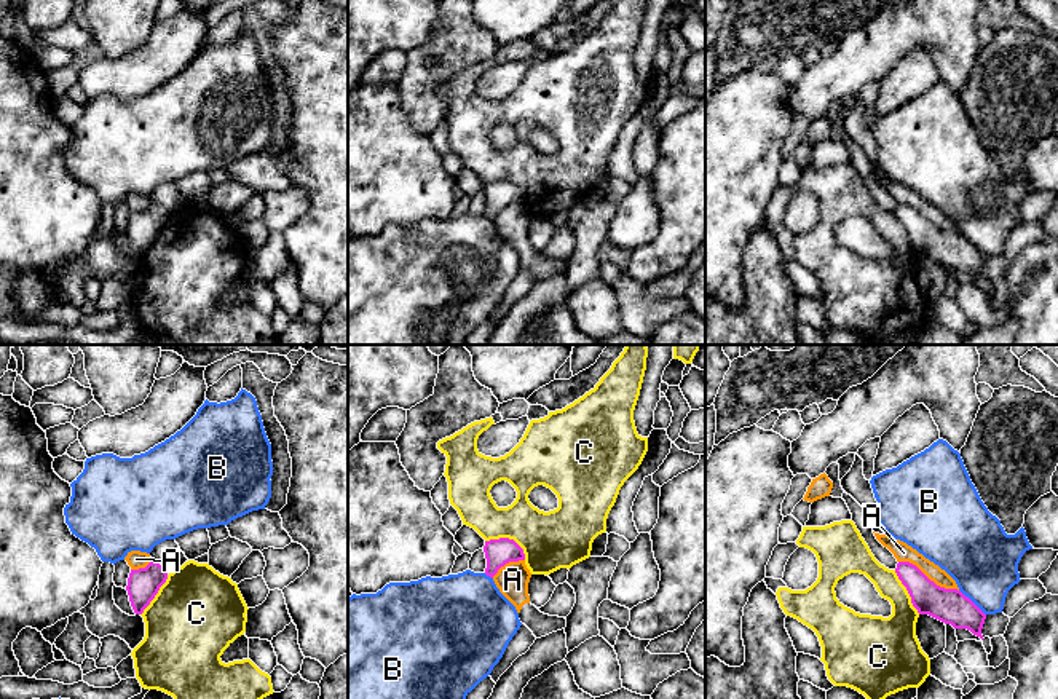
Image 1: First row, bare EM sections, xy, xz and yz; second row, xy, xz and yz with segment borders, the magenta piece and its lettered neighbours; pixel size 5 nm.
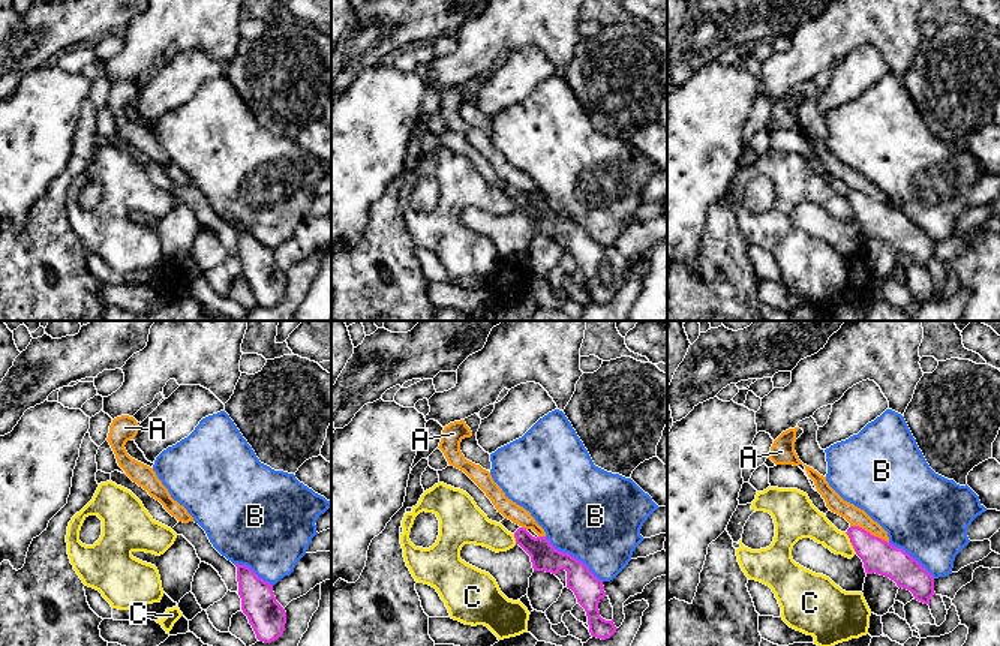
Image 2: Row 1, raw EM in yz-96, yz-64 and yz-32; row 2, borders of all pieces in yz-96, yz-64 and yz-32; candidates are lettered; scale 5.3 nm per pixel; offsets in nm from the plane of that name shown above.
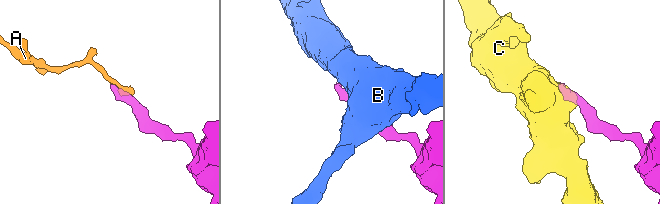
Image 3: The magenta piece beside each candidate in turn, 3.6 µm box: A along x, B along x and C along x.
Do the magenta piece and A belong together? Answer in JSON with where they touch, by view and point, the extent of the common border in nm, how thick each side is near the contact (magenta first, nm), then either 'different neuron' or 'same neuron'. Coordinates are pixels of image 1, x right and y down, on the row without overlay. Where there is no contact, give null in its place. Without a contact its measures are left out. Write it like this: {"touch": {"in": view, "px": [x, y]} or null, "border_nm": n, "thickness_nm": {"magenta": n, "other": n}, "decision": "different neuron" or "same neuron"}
{"touch": {"in": "yz", "px": [927, 221]}, "border_nm": 340, "thickness_nm": {"magenta": 180, "other": 90}, "decision": "different neuron"}

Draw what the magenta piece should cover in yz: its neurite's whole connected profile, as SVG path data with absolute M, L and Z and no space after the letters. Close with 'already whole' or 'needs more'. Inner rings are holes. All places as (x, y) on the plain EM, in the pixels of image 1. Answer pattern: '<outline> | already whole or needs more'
M898 204L895 215L919 257L929 257L954 271L967 271L983 282L986 257L961 233L937 228L910 204Z | already whole

